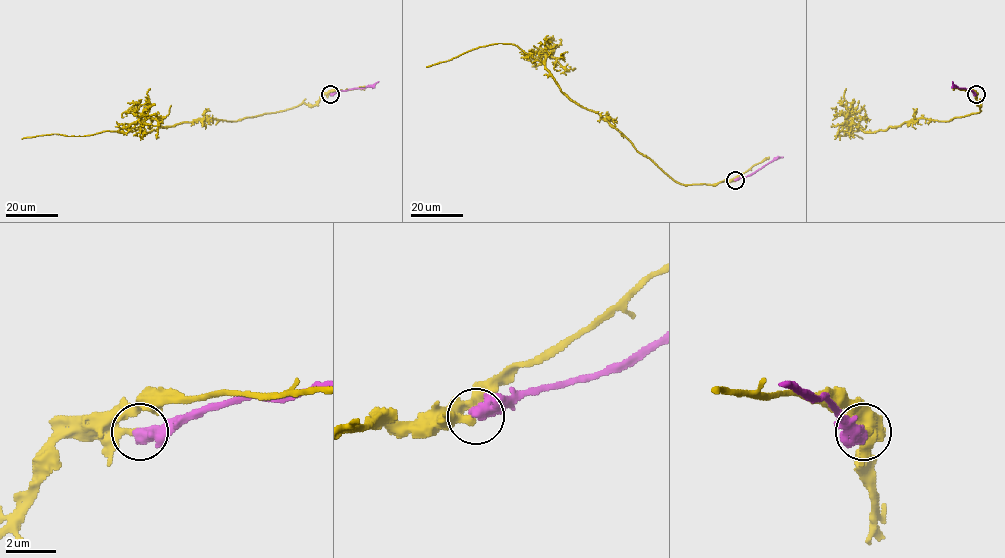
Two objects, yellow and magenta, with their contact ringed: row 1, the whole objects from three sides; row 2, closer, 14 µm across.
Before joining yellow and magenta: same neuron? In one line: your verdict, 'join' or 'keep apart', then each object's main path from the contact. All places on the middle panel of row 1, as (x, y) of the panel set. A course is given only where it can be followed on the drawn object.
join; yellow runs (735, 180), (716, 184), (675, 182), (597, 112), (571, 101), (542, 63), (512, 44), (479, 46), (426, 67); magenta runs (735, 180), (750, 175), (783, 157)

